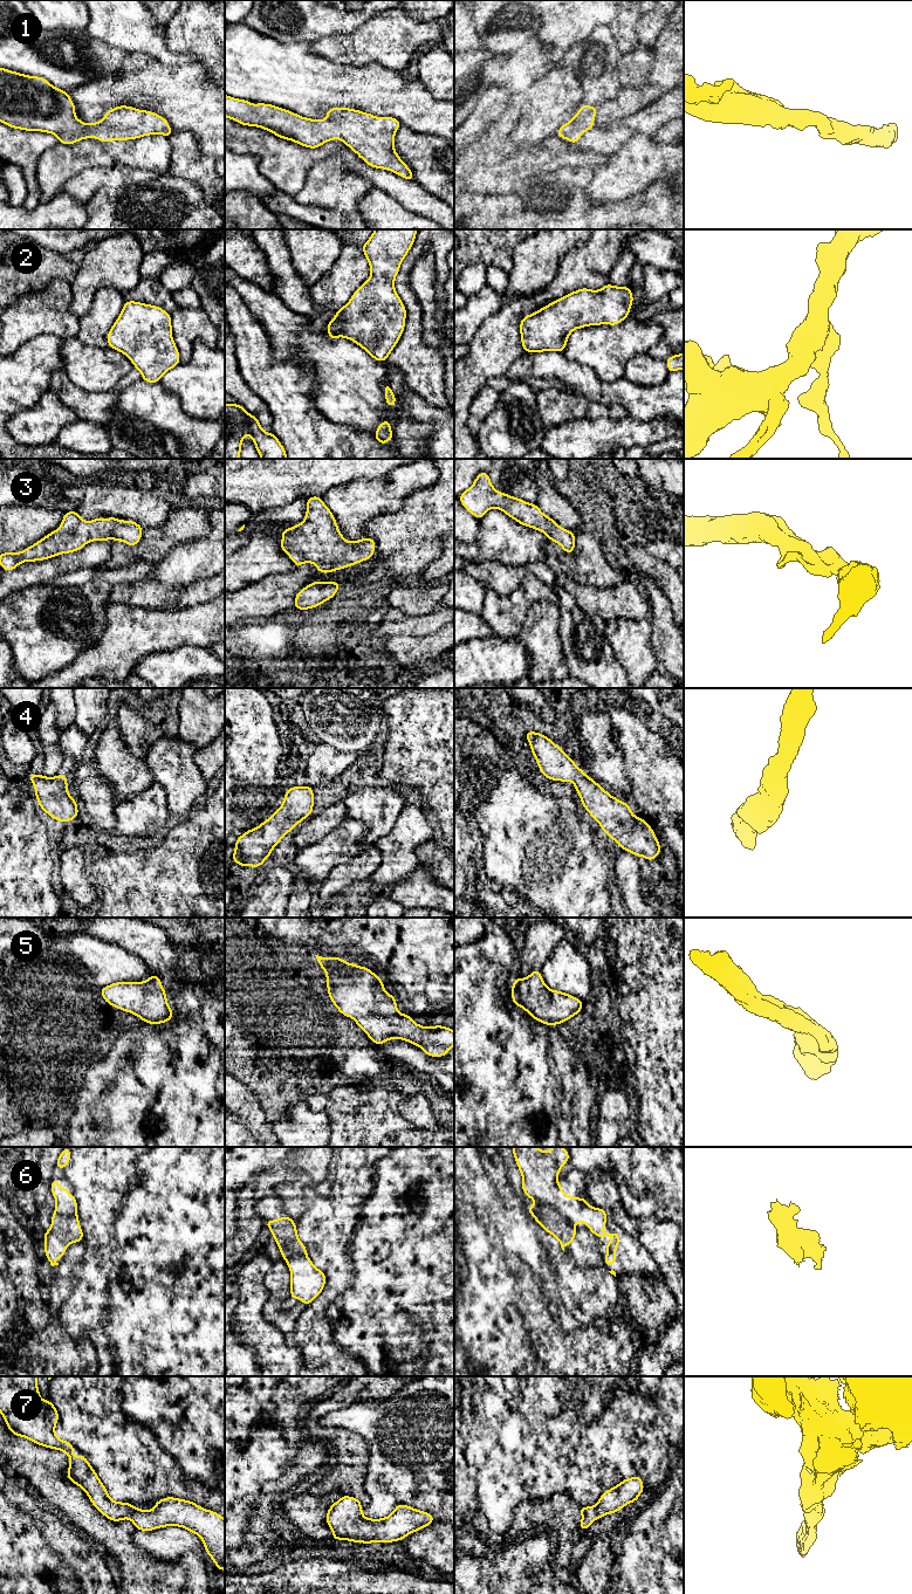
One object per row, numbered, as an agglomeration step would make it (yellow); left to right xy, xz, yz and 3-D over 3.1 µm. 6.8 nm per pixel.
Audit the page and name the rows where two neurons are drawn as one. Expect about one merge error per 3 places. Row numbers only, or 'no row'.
6

